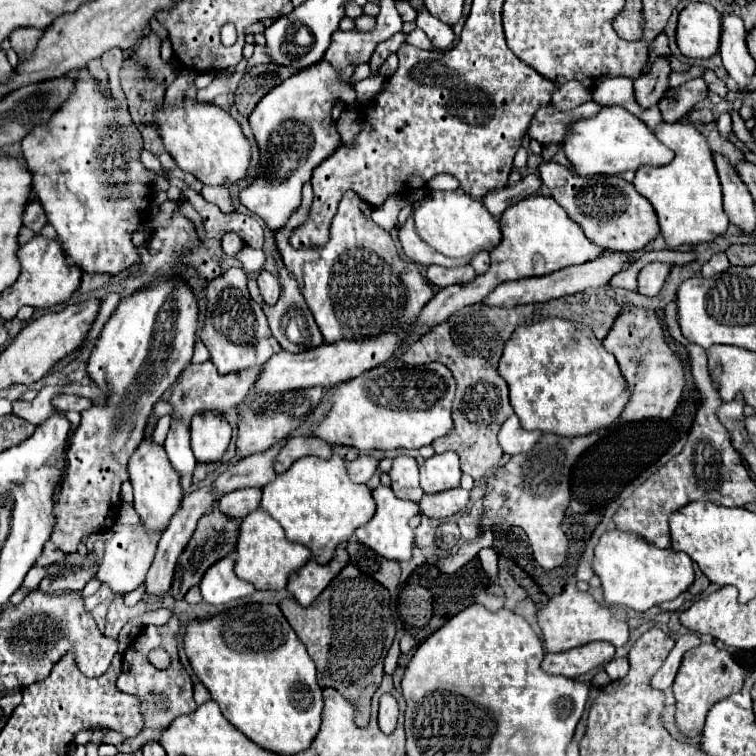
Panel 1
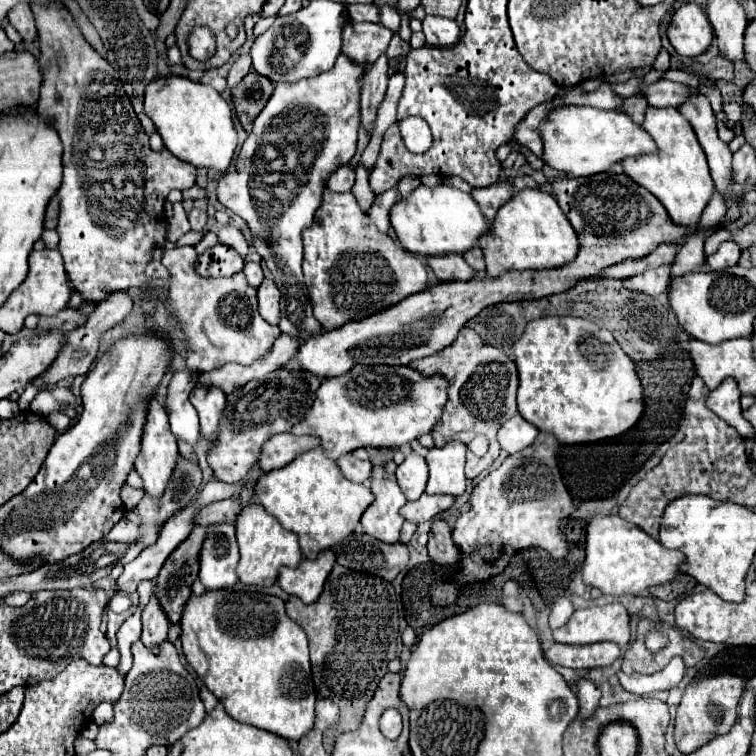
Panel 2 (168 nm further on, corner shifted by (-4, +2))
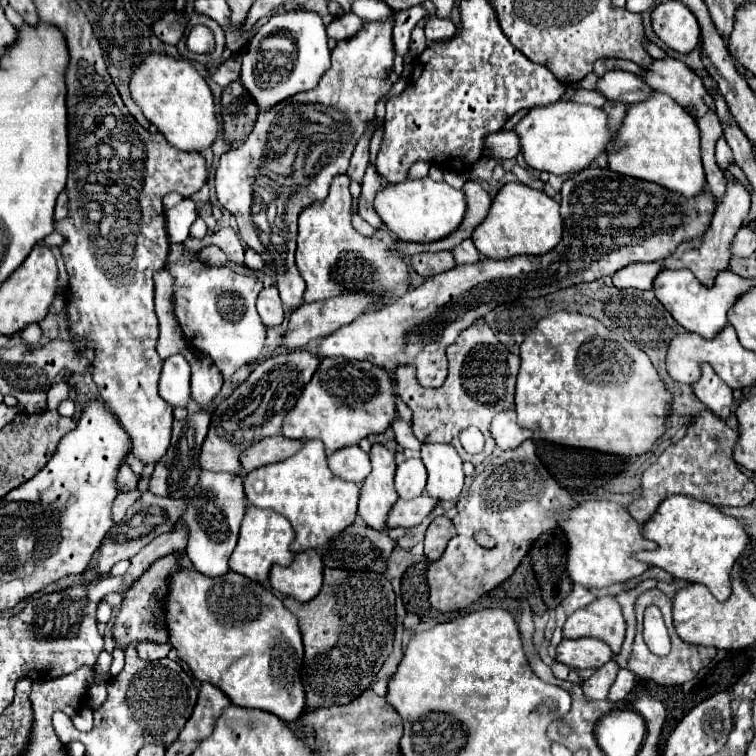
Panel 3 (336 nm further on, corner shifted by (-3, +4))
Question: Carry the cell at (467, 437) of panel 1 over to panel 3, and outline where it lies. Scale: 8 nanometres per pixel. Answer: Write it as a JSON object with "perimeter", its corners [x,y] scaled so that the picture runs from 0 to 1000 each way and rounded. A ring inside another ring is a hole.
{"perimeter":[[[630,425],[624,433],[608,440],[608,446],[593,459],[593,499],[587,509],[577,515],[561,515],[550,504],[548,483],[529,483],[524,488],[524,509],[532,530],[548,544],[545,567],[558,586],[595,586],[603,591],[614,610],[635,615],[643,602],[656,594],[651,583],[648,560],[661,544],[680,541],[680,507],[688,485],[688,472],[675,467],[648,438],[640,425]],[[630,562],[643,578],[643,594],[635,602],[622,602],[608,589],[608,570]]]}

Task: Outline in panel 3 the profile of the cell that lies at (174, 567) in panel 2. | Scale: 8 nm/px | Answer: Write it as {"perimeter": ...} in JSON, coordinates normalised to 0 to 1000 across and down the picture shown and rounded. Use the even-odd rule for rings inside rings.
{"perimeter":[[[222,731],[212,742],[201,745],[201,750],[177,771],[175,779],[167,782],[161,806],[153,816],[148,829],[151,845],[159,856],[167,856],[177,848],[222,848],[222,829],[220,829],[220,798],[222,798],[222,774],[230,755],[238,753],[235,731]]]}

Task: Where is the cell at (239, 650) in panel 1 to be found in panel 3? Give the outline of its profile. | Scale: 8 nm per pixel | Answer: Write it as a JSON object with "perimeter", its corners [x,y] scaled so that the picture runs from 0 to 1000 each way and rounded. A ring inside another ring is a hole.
{"perimeter":[[[235,753],[235,758],[228,758],[220,827],[225,835],[222,851],[233,856],[238,872],[251,880],[257,896],[294,911],[307,933],[312,930],[315,935],[354,940],[378,956],[386,956],[399,946],[405,935],[405,919],[397,898],[402,874],[399,840],[392,816],[360,782],[310,755],[302,755],[299,763],[278,766],[262,755]]]}

